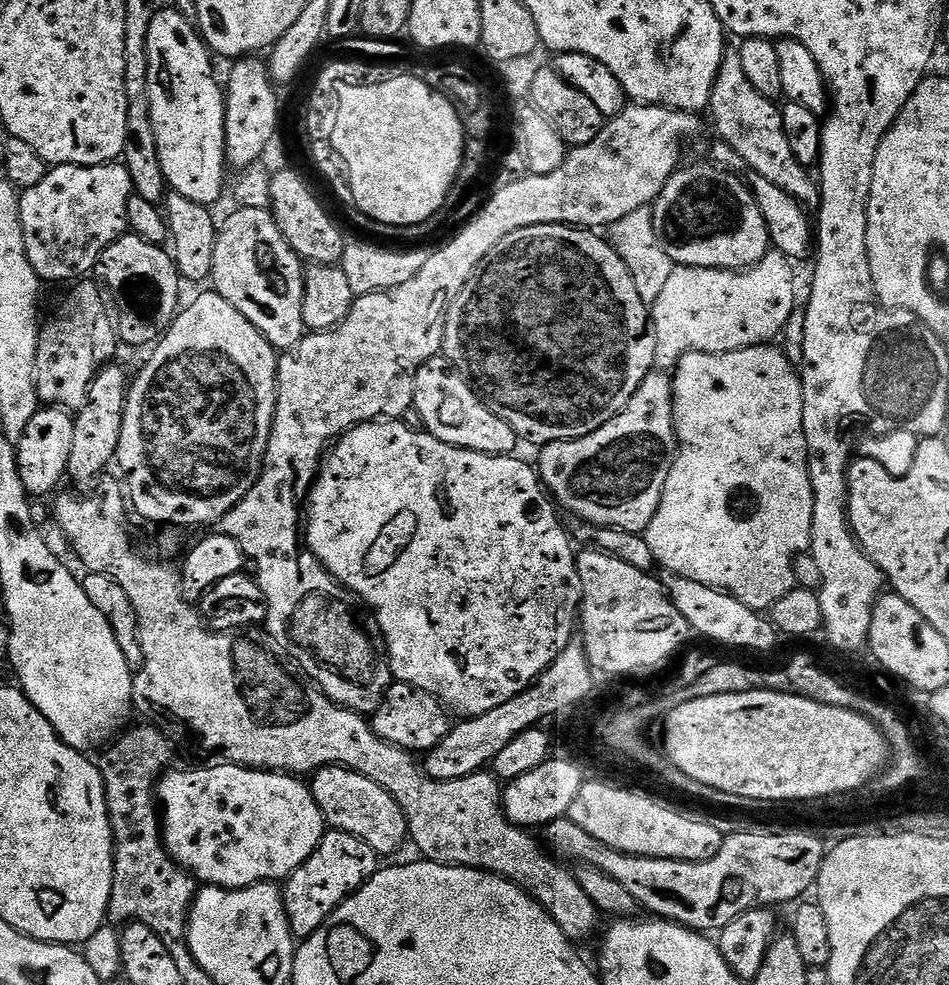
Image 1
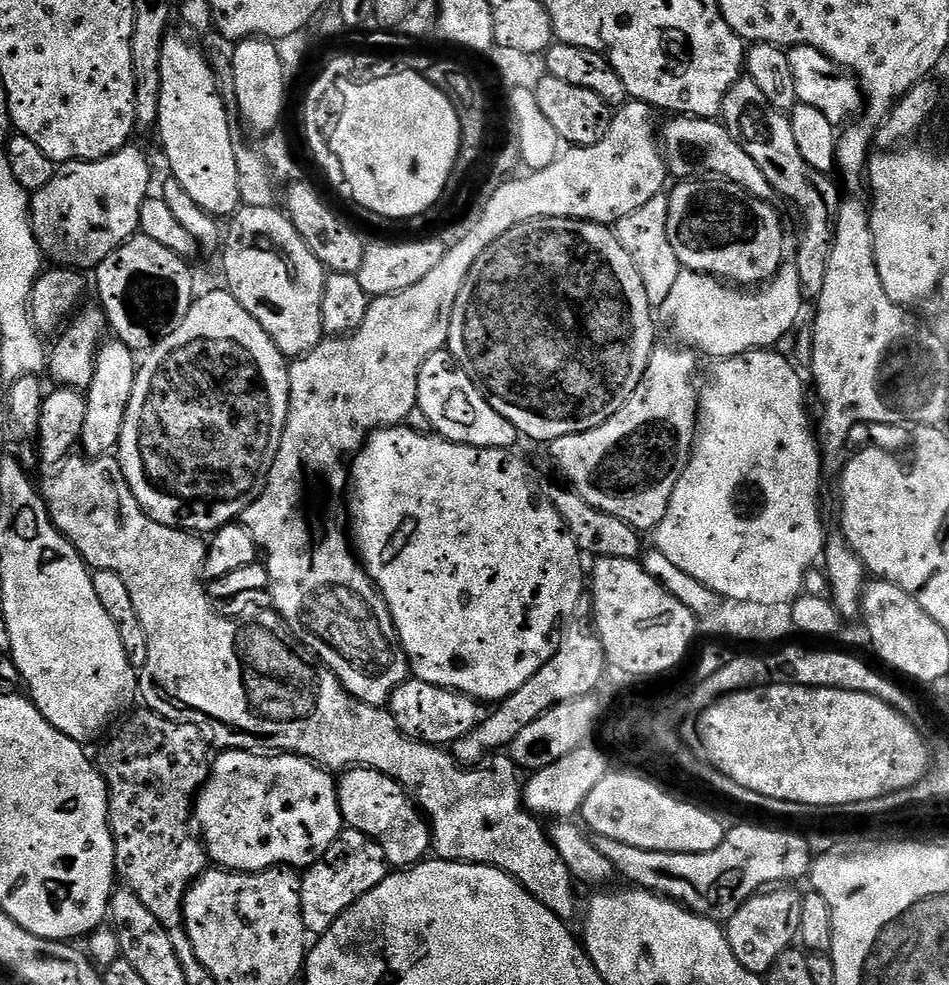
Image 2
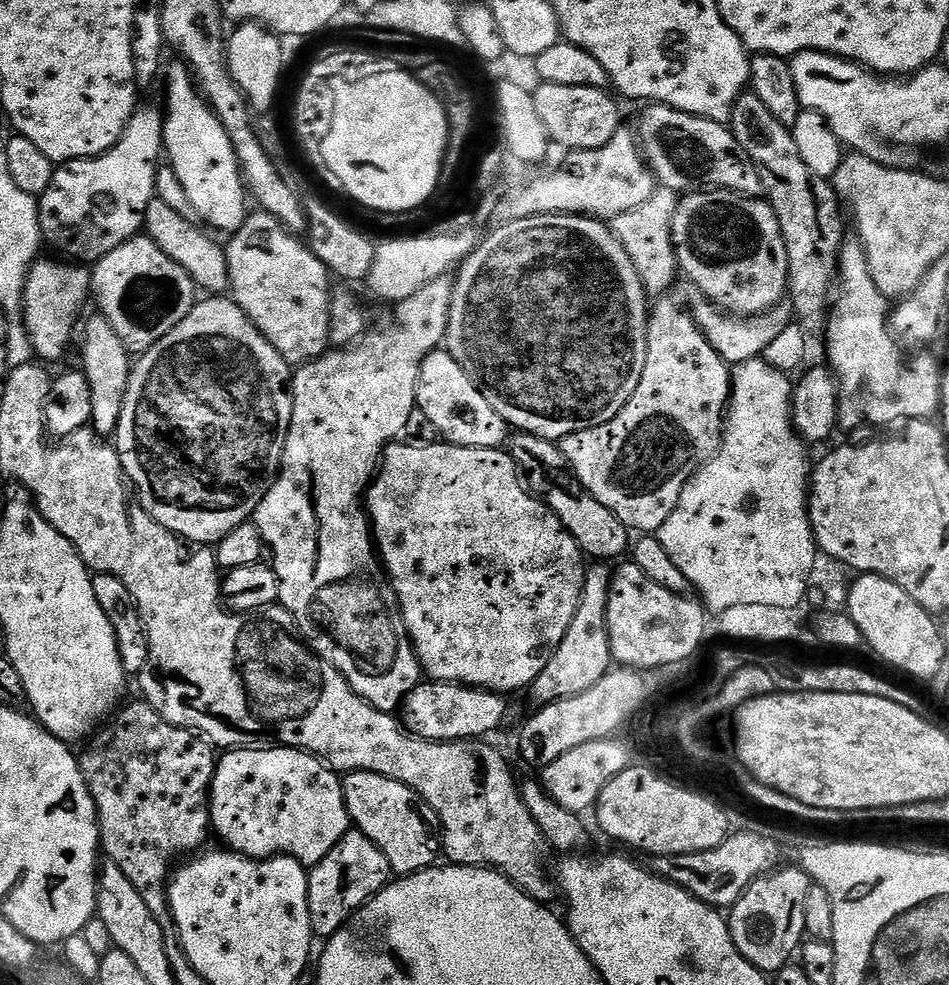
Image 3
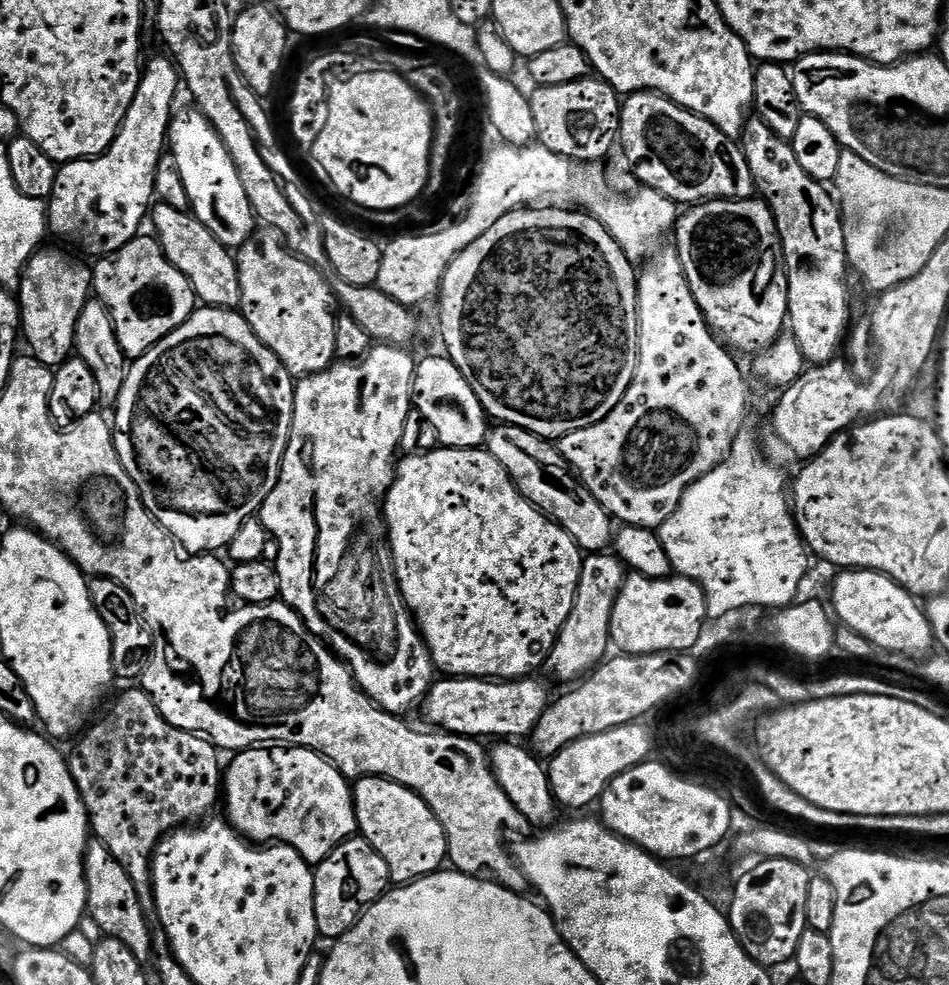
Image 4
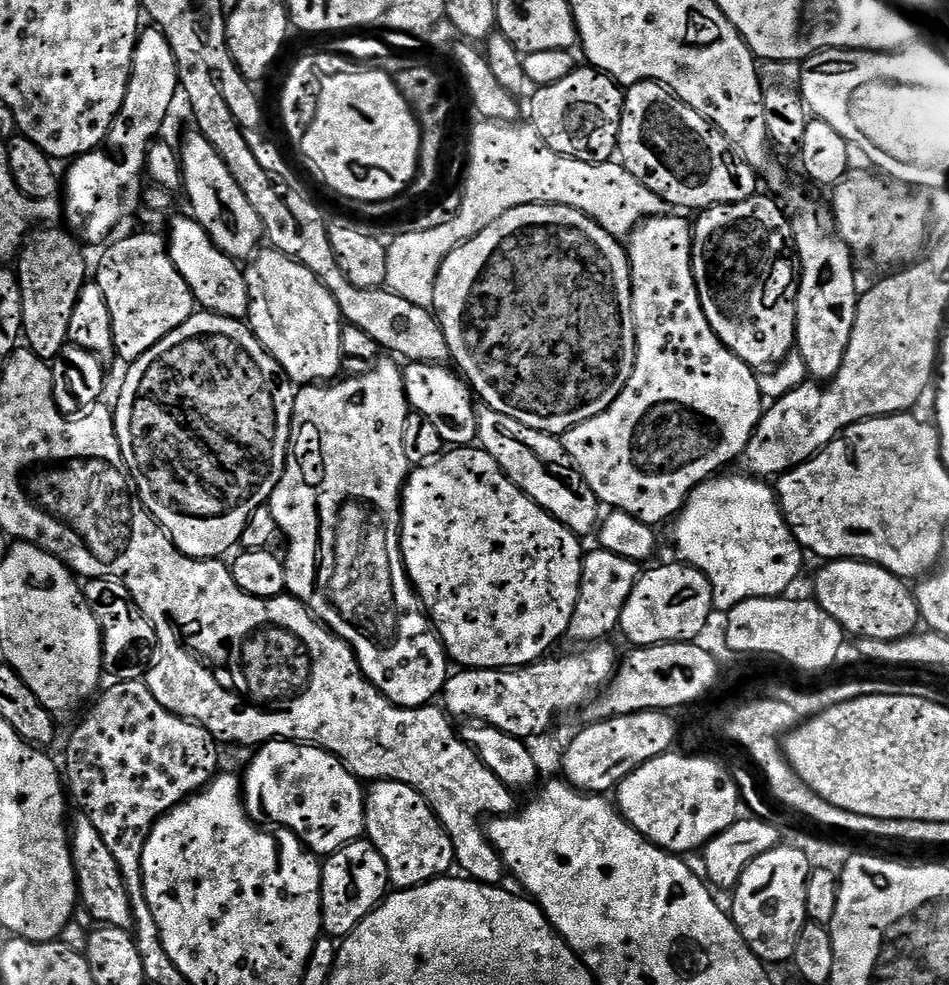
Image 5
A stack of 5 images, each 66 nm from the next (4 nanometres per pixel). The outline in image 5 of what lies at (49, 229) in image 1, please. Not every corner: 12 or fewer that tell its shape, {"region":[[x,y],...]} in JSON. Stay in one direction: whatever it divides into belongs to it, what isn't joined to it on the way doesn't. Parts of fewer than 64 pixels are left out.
{"region":[[145,27],[126,102],[97,151],[62,180],[63,219],[111,241],[141,207],[148,151],[180,75]]}

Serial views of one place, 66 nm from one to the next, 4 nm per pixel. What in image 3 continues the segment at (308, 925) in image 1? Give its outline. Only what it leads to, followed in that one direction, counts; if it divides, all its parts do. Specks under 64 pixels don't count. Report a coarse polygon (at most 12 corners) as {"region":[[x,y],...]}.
{"region":[[355,830],[308,873],[313,933],[334,935],[390,883]]}

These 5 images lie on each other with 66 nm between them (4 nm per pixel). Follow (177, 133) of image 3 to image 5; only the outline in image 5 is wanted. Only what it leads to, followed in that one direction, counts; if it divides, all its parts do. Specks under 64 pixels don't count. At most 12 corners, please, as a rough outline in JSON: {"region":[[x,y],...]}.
{"region":[[189,130],[178,151],[191,215],[247,261],[264,227],[218,150]]}

